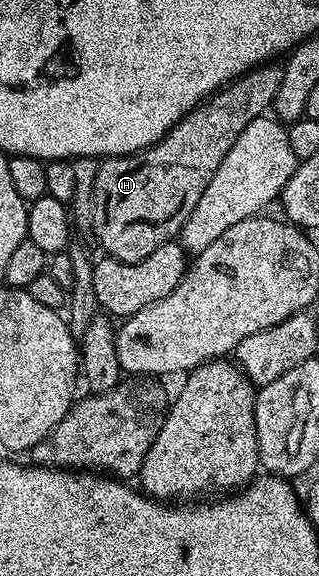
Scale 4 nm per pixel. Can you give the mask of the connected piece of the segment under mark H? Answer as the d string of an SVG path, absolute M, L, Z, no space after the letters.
M261 66L245 72L239 80L232 81L207 102L187 112L184 119L178 121L156 144L128 156L105 159L95 169L90 218L96 227L97 242L108 251L105 253L111 259L133 264L154 254L158 246L173 243L181 235L185 222L239 134L249 126L252 119L265 115L271 109L274 94L278 94L284 77L283 67L272 67L276 66Z

